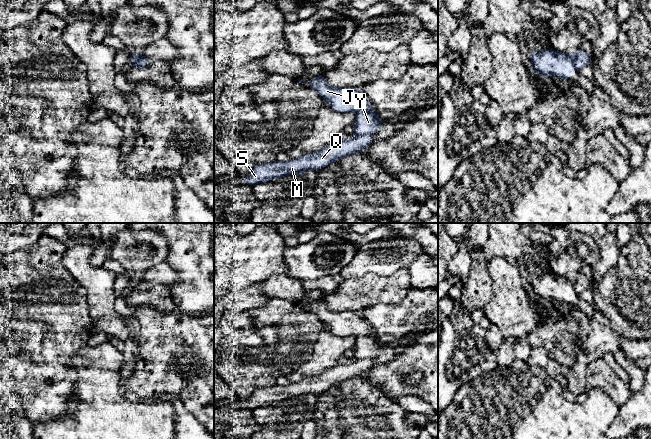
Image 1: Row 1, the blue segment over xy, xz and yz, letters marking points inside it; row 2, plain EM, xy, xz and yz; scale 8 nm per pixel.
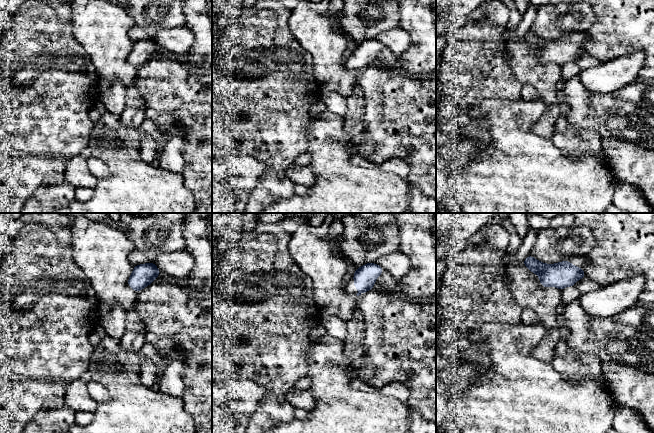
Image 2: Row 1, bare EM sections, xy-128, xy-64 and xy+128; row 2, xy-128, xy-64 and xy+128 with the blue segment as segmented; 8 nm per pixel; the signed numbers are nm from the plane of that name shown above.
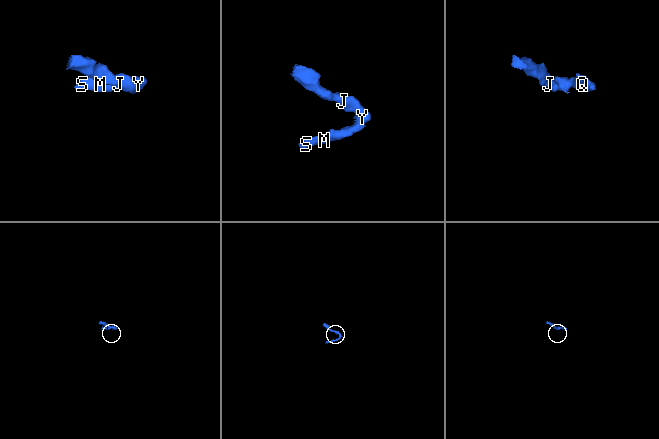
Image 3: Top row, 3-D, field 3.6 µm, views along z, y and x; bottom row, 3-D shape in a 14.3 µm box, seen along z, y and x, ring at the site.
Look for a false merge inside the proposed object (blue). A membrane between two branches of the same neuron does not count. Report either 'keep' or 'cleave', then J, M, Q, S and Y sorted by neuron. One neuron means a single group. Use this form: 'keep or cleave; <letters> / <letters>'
cleave; J Y / M Q S

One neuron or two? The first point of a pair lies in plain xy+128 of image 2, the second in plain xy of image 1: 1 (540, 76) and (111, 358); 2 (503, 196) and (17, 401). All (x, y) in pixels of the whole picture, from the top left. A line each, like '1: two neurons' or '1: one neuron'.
1: two neurons
2: two neurons

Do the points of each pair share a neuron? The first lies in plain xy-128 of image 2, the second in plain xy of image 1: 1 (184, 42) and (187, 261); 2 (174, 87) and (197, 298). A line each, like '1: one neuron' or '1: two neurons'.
1: two neurons
2: two neurons

